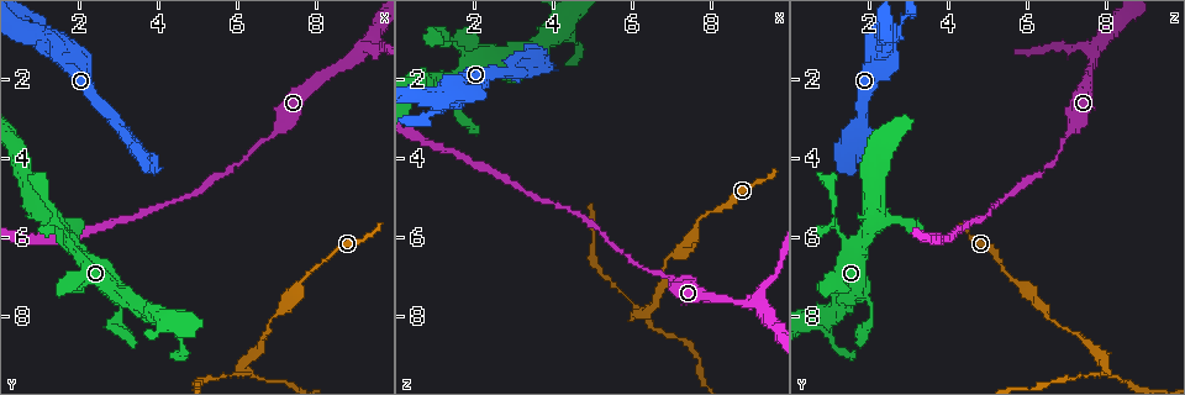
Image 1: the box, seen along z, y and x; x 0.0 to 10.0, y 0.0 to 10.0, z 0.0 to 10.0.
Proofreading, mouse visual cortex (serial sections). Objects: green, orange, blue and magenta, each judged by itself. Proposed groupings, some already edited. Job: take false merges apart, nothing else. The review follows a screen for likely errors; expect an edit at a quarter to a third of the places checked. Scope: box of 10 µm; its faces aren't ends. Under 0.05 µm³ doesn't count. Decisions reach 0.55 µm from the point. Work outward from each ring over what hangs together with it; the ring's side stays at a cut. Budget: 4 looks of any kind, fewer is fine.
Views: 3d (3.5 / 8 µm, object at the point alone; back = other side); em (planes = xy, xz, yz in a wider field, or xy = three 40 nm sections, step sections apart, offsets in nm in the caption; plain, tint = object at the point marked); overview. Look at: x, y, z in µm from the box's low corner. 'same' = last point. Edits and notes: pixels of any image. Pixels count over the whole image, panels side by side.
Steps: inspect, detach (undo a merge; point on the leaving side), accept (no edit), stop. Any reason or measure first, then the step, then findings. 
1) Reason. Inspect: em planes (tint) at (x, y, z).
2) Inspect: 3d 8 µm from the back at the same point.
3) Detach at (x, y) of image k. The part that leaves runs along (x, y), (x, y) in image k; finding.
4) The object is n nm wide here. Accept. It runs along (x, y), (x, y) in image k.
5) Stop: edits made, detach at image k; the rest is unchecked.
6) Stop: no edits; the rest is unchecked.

Two arms in line, one across. Inspect: 3d 3.5 µm at (2.95, 3.05, 1.85).

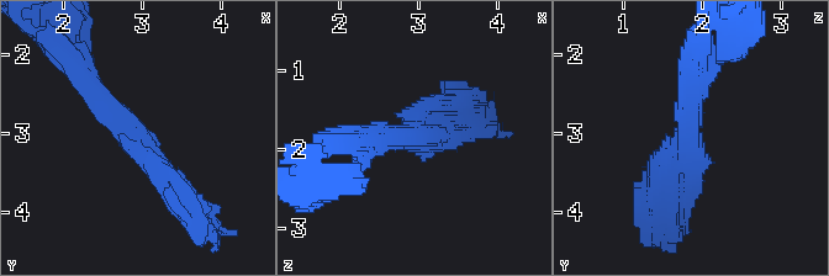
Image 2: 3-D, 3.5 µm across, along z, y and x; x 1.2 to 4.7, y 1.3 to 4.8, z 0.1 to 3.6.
3 arms meet here; the arms are 250, 250, 250 nm wide. Inspect: em xy step 3 (tint) at (2.95, 3.05, 1.80).

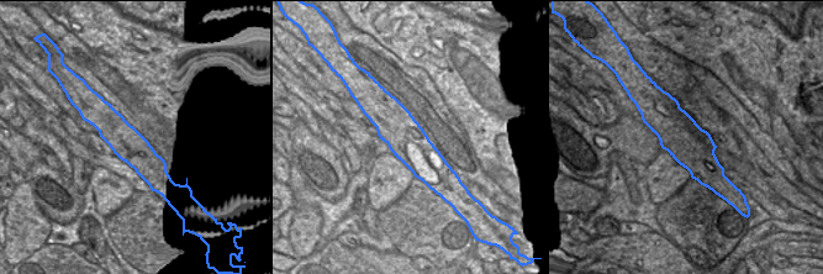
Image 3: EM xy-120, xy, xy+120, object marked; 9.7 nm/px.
Another direction. Inspect: em planes (tint) at the same point.

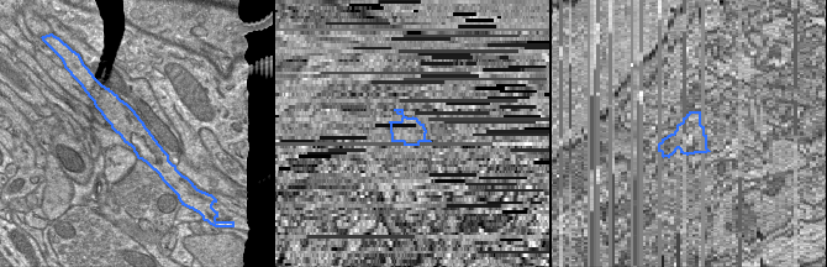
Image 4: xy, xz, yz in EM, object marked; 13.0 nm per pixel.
The object is 380 nm wide here. Accept. It runs along (112, 99), (114, 109), (159, 161) in image 4; one cell here.

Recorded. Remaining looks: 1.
Narrows sharply. Inspect: 3d 3.5 µm at (3.05, 8.05, 2.05).

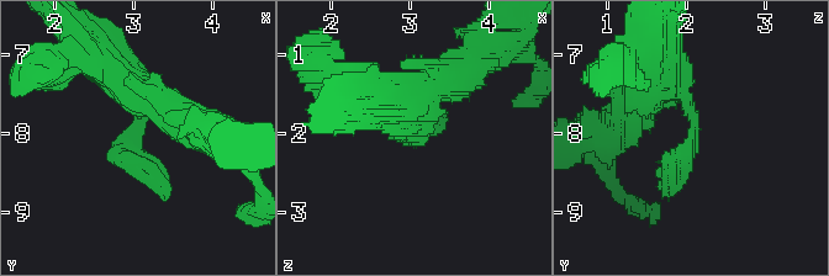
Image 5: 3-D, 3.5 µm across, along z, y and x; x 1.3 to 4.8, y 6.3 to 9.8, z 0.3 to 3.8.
Accept. It runs along (126, 84), (141, 95), (130, 155), (164, 201) in image 5; continuous, no second cell.

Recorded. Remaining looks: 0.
Stop: no edits; the rest is unchecked.

